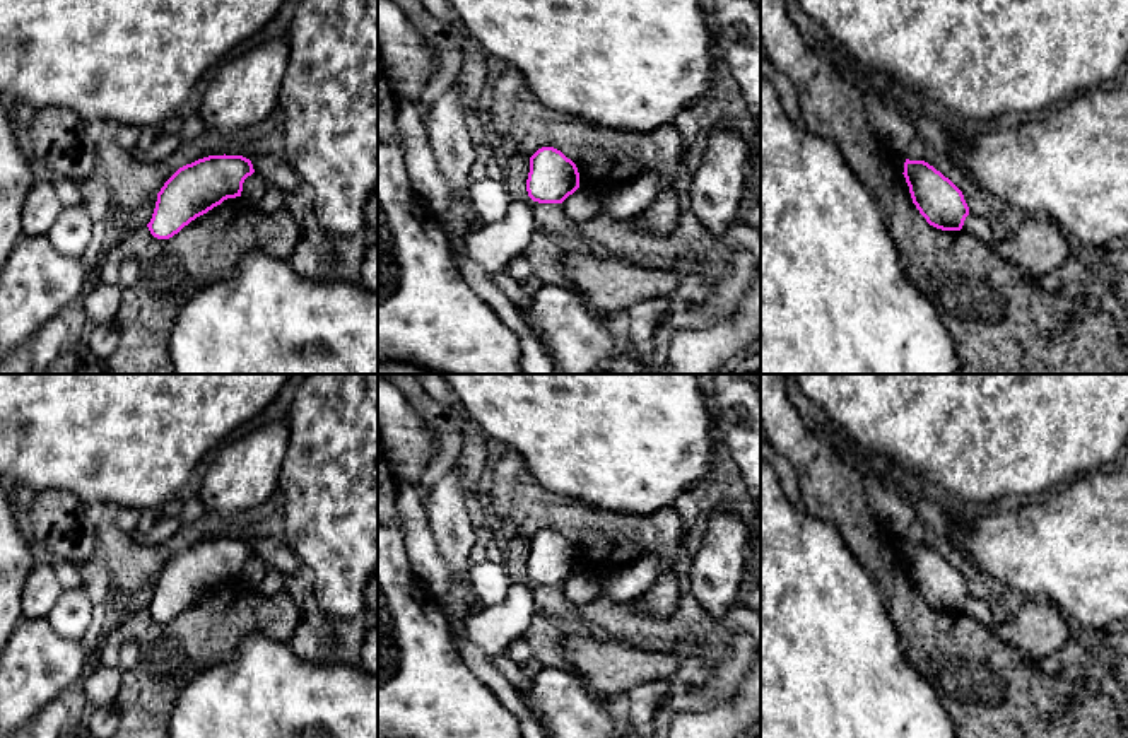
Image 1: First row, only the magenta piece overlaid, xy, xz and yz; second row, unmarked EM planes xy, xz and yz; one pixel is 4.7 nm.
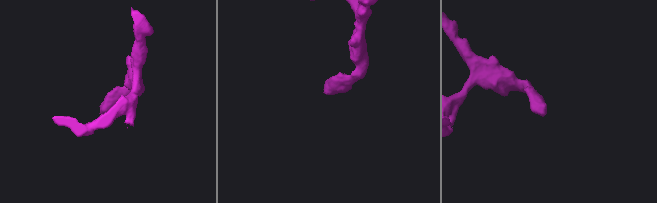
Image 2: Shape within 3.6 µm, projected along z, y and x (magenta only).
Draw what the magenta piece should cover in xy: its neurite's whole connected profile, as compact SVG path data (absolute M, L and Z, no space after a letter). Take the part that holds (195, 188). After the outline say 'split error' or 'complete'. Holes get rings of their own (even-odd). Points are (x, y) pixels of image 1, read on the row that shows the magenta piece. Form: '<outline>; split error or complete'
M209 155L179 167L157 193L147 224L157 239L169 239L197 217L227 198L241 196L243 183L255 173L243 155Z; complete

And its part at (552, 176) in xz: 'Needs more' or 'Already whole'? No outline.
Already whole

